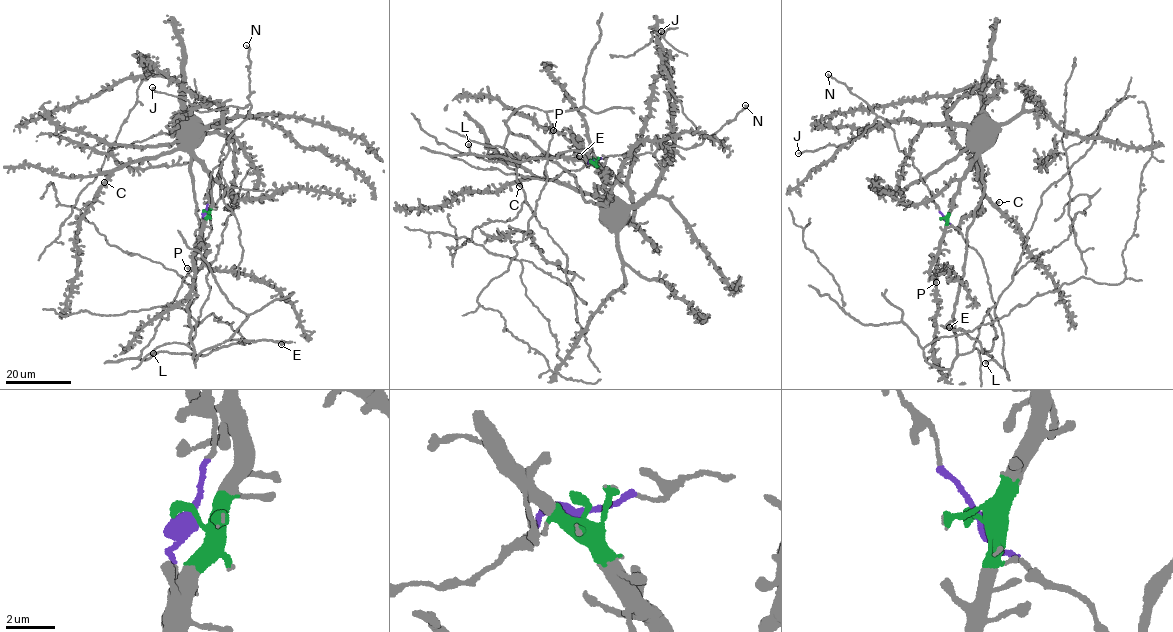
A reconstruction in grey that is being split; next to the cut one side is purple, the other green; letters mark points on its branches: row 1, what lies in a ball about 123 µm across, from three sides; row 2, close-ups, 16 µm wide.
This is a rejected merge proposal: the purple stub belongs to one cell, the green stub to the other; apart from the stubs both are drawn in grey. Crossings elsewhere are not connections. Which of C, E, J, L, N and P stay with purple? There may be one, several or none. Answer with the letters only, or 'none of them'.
E, J, L, N

